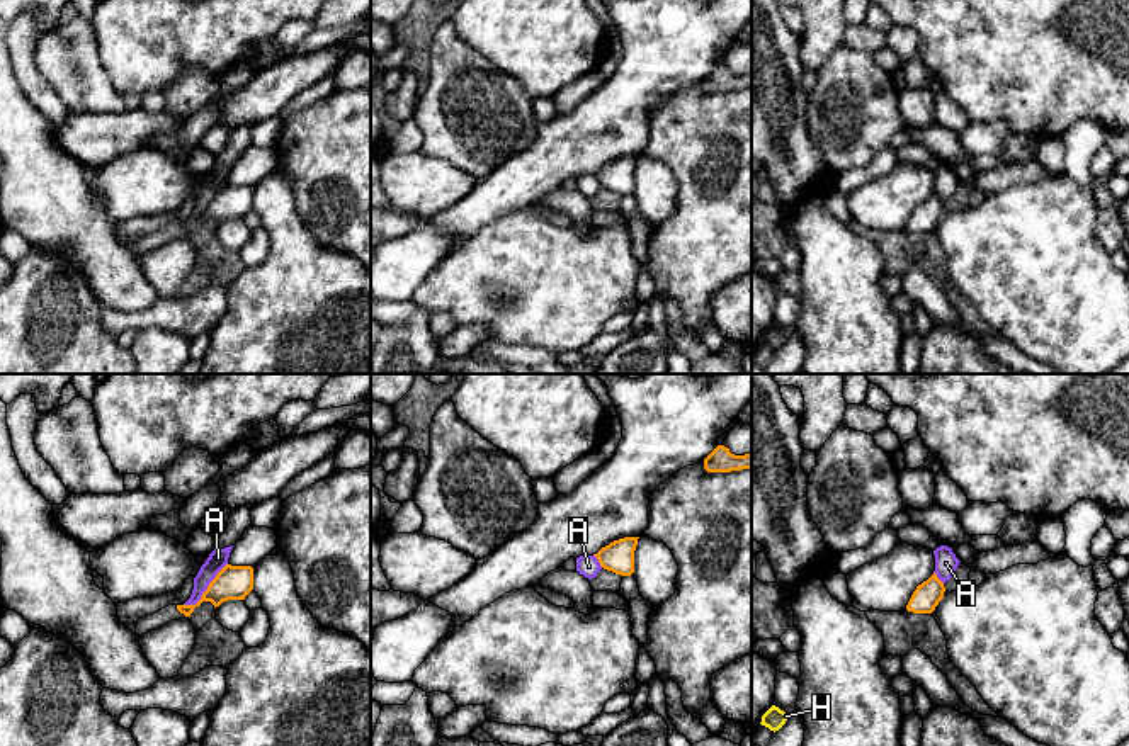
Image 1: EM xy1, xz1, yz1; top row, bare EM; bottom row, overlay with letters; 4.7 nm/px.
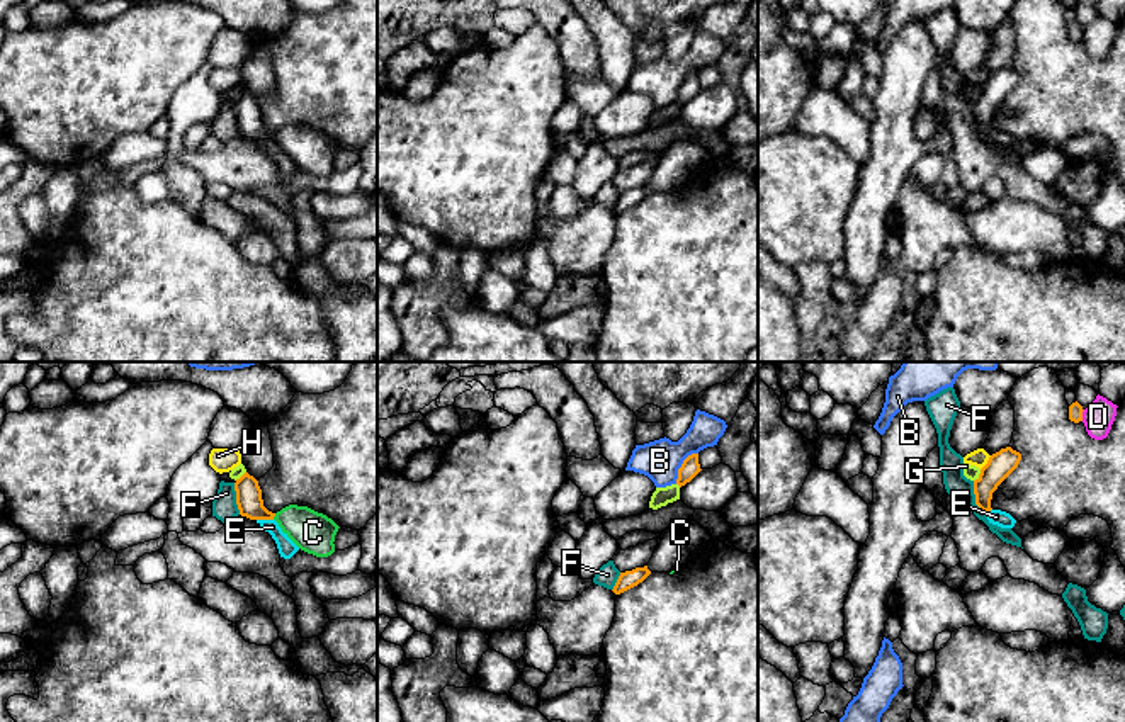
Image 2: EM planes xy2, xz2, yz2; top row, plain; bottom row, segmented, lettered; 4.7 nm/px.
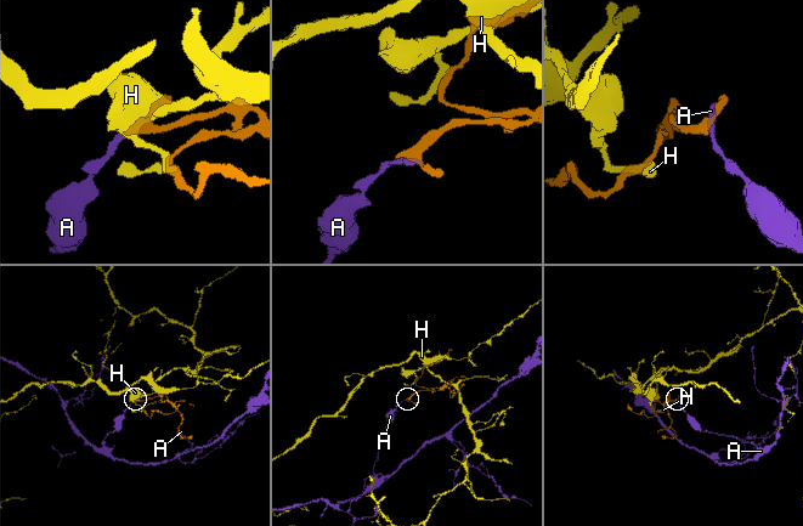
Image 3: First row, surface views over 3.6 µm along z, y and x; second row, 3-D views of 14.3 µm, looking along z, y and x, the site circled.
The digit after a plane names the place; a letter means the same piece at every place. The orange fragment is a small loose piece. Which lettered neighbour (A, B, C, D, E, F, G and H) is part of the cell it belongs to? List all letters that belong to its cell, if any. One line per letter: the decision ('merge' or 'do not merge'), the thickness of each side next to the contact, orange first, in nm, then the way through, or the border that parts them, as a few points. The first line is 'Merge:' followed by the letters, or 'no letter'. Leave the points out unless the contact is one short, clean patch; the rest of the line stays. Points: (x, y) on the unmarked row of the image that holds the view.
Merge: no letter
A: do not merge; 160 nm thick on the orange side, 90 nm on the other; border along xy1 (226, 182), (203, 214), (194, 223), (184, 225)
B: do not merge; 90 nm thick on the orange side, 190 nm on the other
C: do not merge; 130 nm thick on the orange side, 200 nm on the other; border along xy2 (276, 133), (272, 138)
D: do not merge; 70 nm thick on the orange side, 150 nm on the other
E: do not merge; 130 nm thick on the orange side, 80 nm on the other
F: do not merge; 120 nm thick on the orange side, 110 nm on the other; border along yz2 (972, 101), (976, 123), (988, 133)
G: do not merge; 120 nm thick on the orange side, 70 nm on the other
H: do not merge; 120 nm thick on the orange side, 90 nm on the other; border along yz2 (991, 75), (981, 89)

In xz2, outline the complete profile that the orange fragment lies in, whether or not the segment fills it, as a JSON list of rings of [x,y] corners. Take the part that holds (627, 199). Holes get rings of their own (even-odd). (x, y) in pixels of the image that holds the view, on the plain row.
[[[647,185],[620,192],[612,211],[615,214],[620,214],[620,212],[637,206],[639,202],[642,202],[649,194],[651,194],[651,190],[647,189]]]

